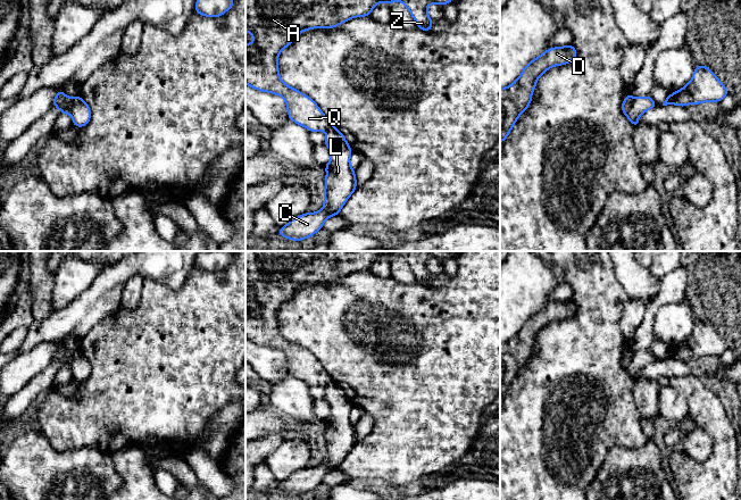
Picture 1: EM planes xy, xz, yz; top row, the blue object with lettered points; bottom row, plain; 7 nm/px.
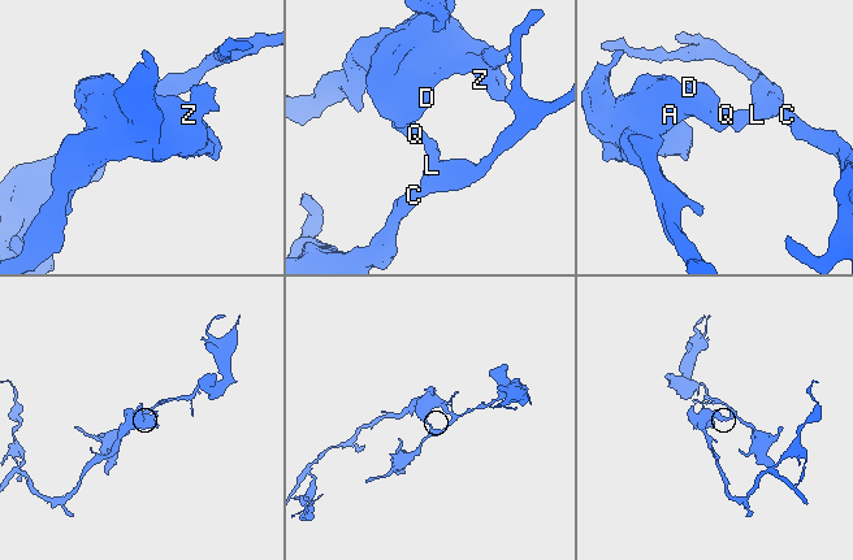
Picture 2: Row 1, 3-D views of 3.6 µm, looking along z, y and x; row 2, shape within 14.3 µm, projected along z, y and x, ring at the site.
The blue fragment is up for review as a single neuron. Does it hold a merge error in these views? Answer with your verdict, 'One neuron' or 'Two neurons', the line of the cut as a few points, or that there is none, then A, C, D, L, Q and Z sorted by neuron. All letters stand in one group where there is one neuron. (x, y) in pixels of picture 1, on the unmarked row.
Two neurons. Split along yz (633, 352), (626, 369). Groups: A D Q Z / C L

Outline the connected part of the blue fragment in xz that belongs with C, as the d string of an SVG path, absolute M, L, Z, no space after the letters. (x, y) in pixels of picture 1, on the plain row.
M331 382L326 385L324 399L331 406L331 415L325 419L324 461L317 467L300 469L280 482L277 489L283 492L301 495L313 491L323 483L326 474L340 469L340 465L358 441L355 424L350 420L352 403L344 390L338 383Z

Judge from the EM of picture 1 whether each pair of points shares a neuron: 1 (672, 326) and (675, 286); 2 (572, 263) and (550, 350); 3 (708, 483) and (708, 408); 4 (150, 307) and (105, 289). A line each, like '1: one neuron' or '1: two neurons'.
1: two neurons
2: one neuron
3: one neuron
4: two neurons

